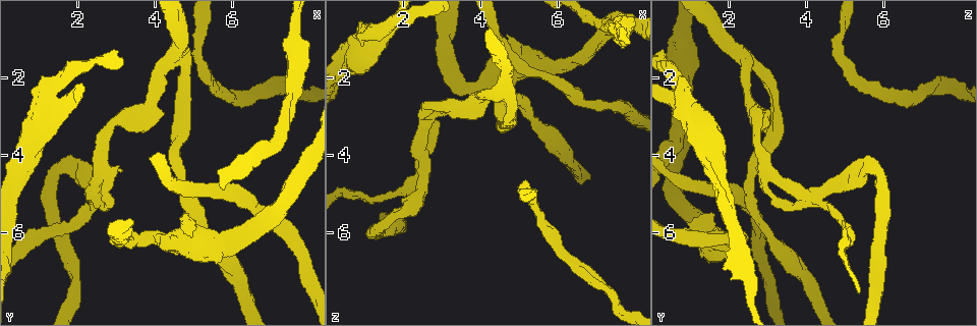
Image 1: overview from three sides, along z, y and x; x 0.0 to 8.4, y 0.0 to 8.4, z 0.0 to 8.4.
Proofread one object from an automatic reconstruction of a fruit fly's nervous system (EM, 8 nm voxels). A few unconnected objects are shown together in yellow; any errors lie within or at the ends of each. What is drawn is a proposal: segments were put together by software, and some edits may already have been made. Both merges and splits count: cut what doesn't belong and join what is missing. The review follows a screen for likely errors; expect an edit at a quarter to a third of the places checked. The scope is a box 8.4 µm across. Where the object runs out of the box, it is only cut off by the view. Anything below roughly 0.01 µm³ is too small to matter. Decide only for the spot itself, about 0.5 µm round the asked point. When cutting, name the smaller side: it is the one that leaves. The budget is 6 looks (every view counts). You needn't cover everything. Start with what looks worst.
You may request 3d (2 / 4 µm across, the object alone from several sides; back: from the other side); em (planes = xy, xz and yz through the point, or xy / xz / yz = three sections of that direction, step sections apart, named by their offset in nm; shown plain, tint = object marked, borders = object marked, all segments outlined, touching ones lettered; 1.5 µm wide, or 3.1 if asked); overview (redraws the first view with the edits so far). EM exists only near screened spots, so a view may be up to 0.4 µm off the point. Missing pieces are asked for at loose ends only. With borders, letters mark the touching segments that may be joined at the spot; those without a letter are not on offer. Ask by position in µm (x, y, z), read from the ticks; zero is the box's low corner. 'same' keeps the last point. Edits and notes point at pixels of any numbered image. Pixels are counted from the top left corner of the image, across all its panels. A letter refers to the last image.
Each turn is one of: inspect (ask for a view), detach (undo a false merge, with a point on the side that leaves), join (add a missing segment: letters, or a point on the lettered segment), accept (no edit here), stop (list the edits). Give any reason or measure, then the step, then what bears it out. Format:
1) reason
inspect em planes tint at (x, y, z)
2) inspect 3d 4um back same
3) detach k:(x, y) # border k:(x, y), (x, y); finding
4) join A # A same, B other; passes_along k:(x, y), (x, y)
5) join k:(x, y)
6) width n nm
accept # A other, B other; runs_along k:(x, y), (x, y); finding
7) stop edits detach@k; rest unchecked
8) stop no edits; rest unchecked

sharp bend
inspect em yz step 8 borders at (2.55, 5.05, 4.10)

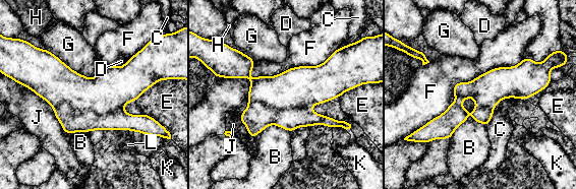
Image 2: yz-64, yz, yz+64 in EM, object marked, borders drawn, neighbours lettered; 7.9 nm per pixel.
width 260 nm; longest_contact F 1000 nm
detach 2:(71, 121) # B other, C other, D other, E other, F other, G other, H other, J other, K other, L other; two neurons meet here

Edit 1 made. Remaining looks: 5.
three-way junction
inspect em planes borders at (1.20, 2.95, 0.95)

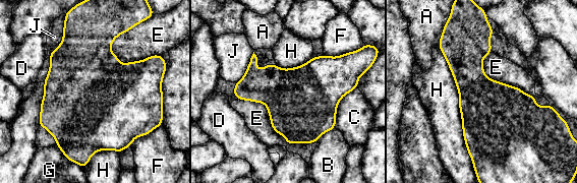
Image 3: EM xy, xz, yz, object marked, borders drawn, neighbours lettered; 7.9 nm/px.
detach 3:(75, 62) # A other, B other, C other, D other, E other, F other, G other, H other, J other; border 3:(119, 65), (95, 76), (55, 136); a second neuron is stuck on

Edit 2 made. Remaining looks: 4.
sudden change in width
inspect em xz step 4 tint at (5.45, 6.35, 1.60)

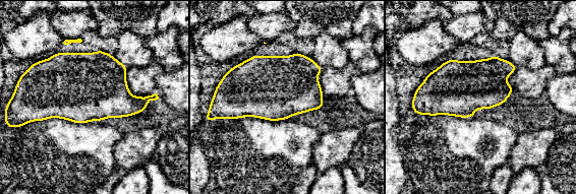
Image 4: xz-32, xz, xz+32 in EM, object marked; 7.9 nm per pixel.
what lies round it
inspect em xz step 4 borders same

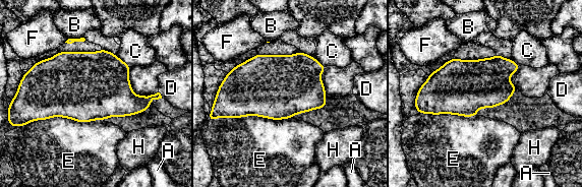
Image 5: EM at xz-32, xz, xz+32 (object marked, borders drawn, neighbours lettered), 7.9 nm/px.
longest_contact E 460 nm
accept # A other, B other, C other, D other, E other, F other, H other; one neuron here

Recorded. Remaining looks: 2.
stop edits detach@2, detach@3; rest unchecked

